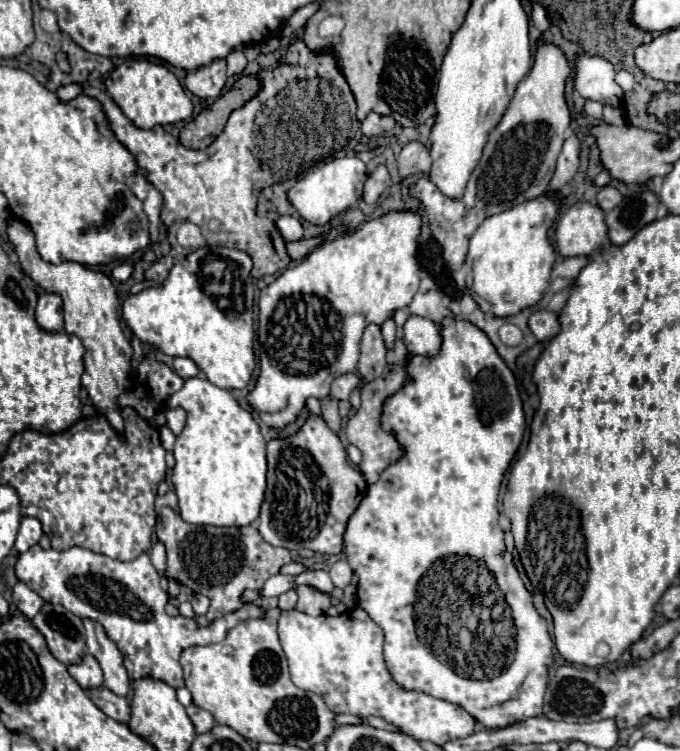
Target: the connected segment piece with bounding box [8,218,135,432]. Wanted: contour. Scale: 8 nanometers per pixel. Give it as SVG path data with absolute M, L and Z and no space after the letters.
M20 218L10 220L8 238L10 238L12 246L16 248L16 254L18 254L18 260L20 260L20 266L24 268L24 272L36 284L40 284L46 292L54 292L54 294L62 296L64 330L68 334L78 336L86 348L82 384L88 390L94 406L110 420L110 426L116 428L118 432L122 432L124 420L120 416L120 408L116 404L116 398L122 392L126 392L126 388L131 385L133 376L130 375L135 371L131 366L132 346L126 340L126 336L118 324L118 316L116 316L118 296L116 296L116 288L114 288L112 280L106 274L88 270L76 262L62 262L58 266L44 262L36 250L34 234L32 234L30 226Z

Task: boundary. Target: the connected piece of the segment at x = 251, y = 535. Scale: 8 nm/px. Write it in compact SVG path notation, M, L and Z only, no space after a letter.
M174 492L156 498L156 538L166 546L166 578L174 578L180 584L192 588L198 594L210 598L208 620L230 614L242 606L240 594L246 588L258 590L262 584L278 574L282 564L292 562L286 548L266 544L254 524L248 526L202 526L188 524L180 516L178 498Z

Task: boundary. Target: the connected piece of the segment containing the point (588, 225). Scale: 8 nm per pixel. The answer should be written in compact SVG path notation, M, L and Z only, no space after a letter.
M576 202L556 222L556 248L562 256L586 256L608 242L608 226L600 206Z

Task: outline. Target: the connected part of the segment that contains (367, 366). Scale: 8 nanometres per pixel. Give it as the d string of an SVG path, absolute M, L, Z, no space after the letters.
M368 324L360 342L360 360L358 374L362 380L372 382L382 376L386 368L386 346L378 324Z

